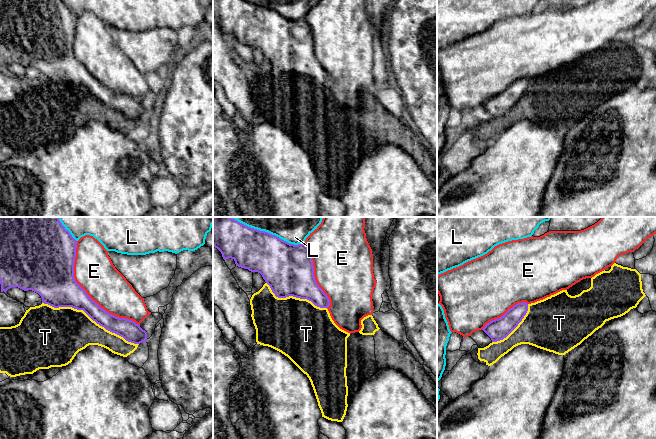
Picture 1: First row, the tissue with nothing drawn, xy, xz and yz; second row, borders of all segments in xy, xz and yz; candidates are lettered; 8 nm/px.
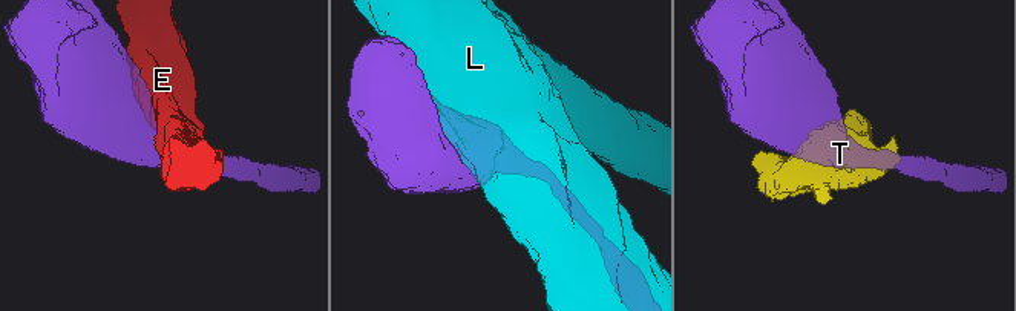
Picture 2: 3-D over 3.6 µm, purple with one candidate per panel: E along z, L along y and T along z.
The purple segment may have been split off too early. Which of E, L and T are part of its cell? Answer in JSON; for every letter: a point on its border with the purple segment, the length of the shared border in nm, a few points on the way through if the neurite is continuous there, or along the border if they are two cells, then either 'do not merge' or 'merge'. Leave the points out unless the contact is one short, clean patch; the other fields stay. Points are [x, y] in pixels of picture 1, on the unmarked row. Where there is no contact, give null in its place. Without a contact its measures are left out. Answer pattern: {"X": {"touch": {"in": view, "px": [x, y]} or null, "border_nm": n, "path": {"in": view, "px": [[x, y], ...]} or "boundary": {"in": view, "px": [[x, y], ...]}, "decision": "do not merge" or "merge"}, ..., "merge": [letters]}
{"E": {"touch": {"in": "xy", "px": [87, 70]}, "border_nm": 850, "decision": "do not merge"}, "L": {"touch": {"in": "xz", "px": [273, 11]}, "border_nm": 500, "decision": "do not merge"}, "T": {"touch": {"in": "xy", "px": [90, 93]}, "border_nm": 850, "decision": "do not merge"}, "merge": []}

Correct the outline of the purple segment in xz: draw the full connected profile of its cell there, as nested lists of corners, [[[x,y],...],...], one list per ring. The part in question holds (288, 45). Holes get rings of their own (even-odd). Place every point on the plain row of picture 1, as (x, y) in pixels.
[[[213,0],[213,23],[221,28],[224,36],[231,34],[236,42],[260,49],[276,73],[293,72],[307,75],[320,84],[330,82],[328,72],[315,56],[311,28],[305,20],[290,20],[244,0]]]

